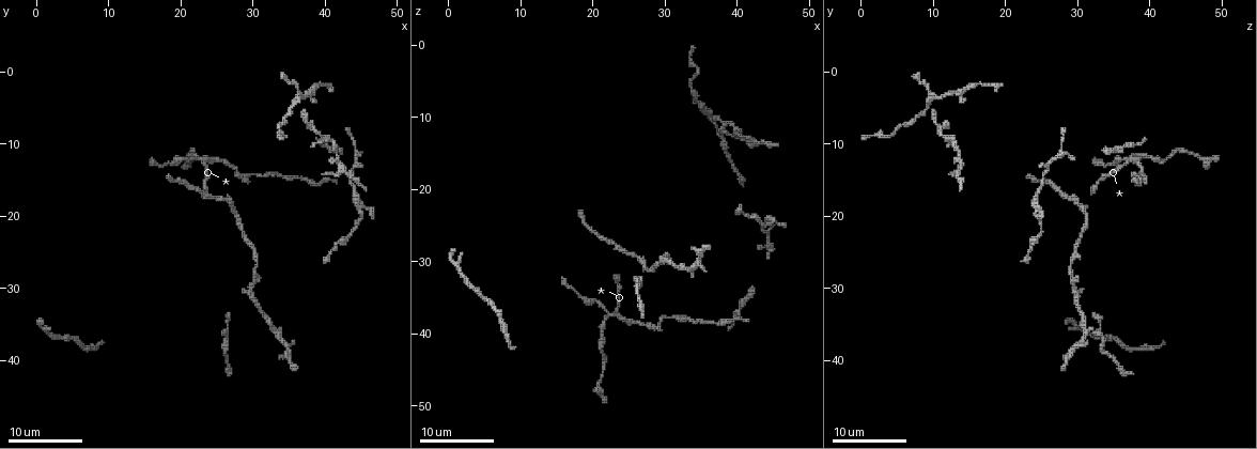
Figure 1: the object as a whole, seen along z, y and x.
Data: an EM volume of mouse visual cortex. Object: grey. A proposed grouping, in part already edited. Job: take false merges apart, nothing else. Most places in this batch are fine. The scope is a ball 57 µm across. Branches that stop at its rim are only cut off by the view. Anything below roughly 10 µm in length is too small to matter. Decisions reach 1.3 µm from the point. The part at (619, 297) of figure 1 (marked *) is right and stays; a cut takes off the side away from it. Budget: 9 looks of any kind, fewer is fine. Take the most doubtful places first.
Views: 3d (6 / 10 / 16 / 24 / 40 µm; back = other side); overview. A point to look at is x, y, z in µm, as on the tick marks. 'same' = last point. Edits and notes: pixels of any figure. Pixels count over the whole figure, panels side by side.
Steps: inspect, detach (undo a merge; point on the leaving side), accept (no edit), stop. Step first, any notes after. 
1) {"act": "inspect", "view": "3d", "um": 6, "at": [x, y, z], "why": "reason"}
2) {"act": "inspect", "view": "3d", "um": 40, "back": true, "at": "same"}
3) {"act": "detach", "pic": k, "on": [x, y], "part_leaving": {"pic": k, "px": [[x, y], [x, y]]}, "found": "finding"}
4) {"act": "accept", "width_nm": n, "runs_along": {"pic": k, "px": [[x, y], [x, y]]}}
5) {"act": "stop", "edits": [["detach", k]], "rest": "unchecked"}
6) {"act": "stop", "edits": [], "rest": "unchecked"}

{"act": "inspect", "view": "3d", "um": 6, "at": [23.0, 12.0, 37.5], "why": "four arms meet"}

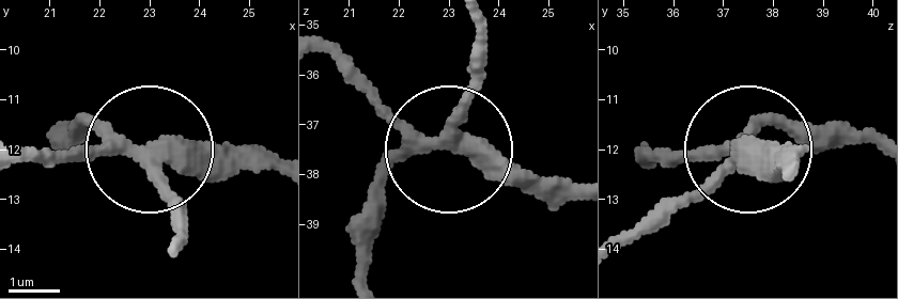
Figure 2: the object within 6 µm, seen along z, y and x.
{"act": "inspect", "view": "3d", "um": 6, "back": true, "at": [23.00, 12.05, 37.35]}

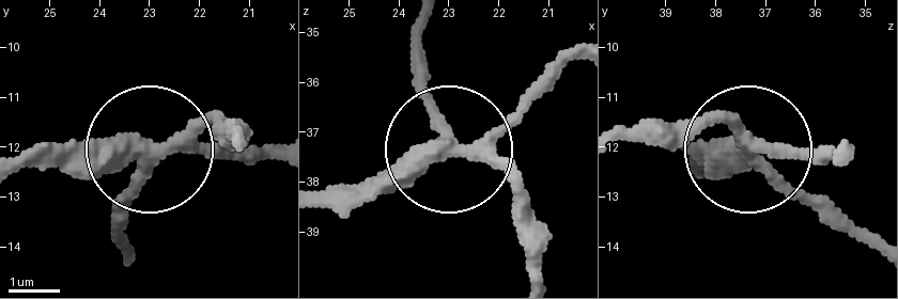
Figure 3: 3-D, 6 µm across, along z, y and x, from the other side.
{"act": "accept", "width_nm": 340, "found": "one neuron here"}

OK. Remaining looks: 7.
{"act": "inspect", "view": "3d", "um": 10, "at": [29.0, 30.5, 30.5]}

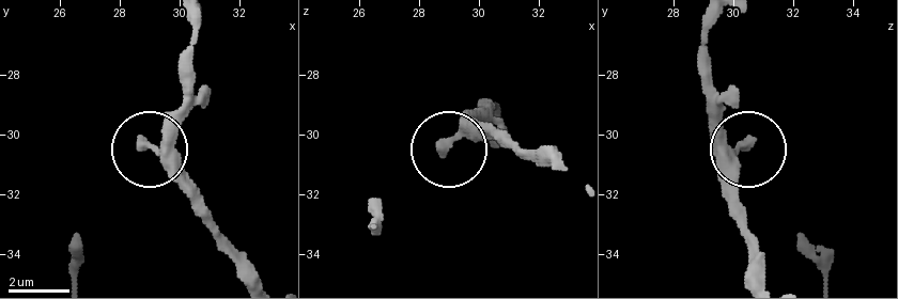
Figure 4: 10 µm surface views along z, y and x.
{"act": "accept", "found": "one neuron here"}

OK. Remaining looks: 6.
{"act": "inspect", "view": "3d", "um": 10, "at": [26.5, 35.0, 33.5], "why": "narrows sharply"}

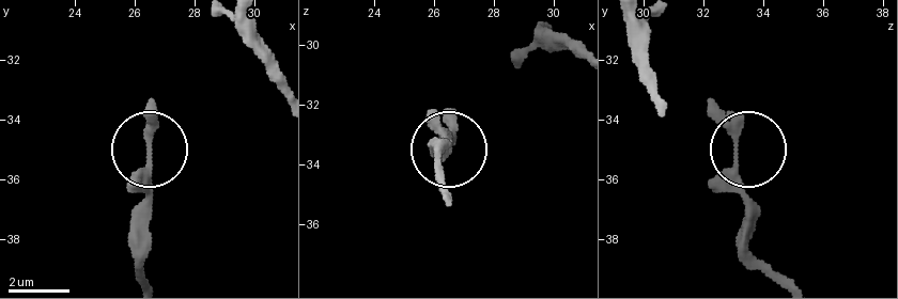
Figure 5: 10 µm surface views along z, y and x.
{"act": "inspect", "view": "3d", "um": 6, "at": [26.5, 35.2, 33.1]}

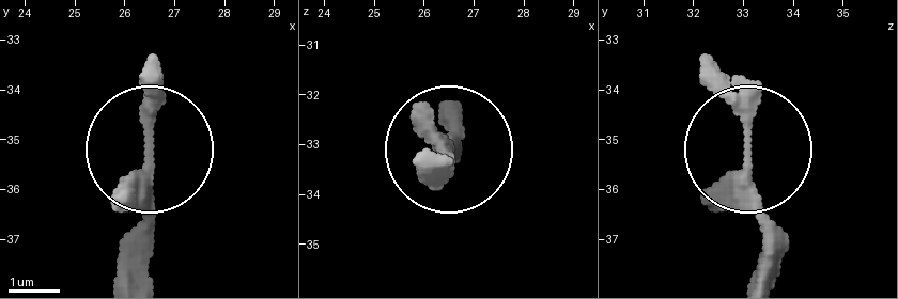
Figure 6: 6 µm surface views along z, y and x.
{"act": "accept", "width_nm": 250, "found": "one neuron here"}

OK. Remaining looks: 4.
{"act": "inspect", "view": "3d", "um": 10, "at": [32.0, 34.5, 30.5], "why": "thick turns thin"}

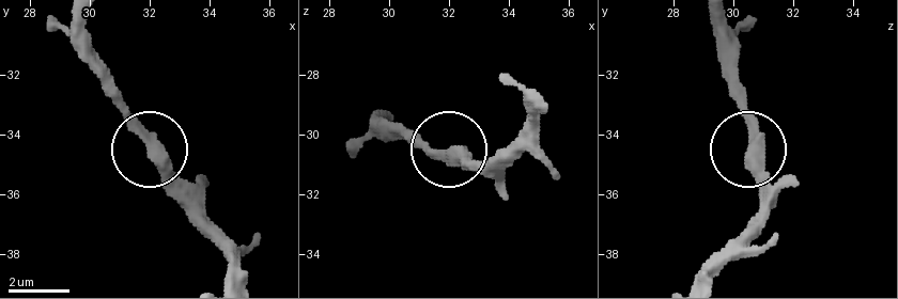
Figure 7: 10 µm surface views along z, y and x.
{"act": "inspect", "view": "3d", "um": 10, "back": true, "at": [32.2, 34.6, 30.7]}

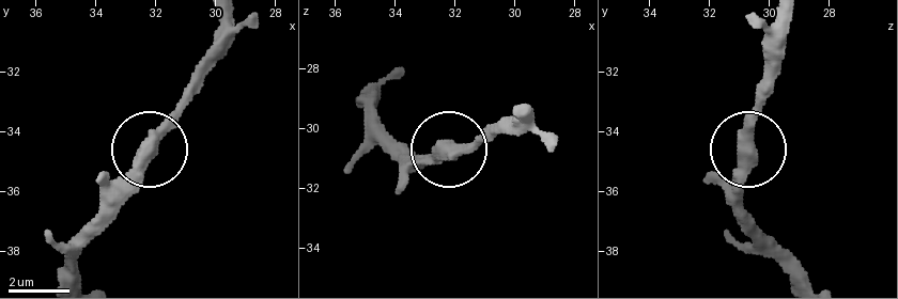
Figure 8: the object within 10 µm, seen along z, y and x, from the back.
{"act": "accept", "width_nm": 420, "runs_along": {"pic": 8, "px": [[220, 21], [218, 60], [143, 167], [84, 225]]}, "found": "one neuron here"}

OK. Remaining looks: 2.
{"act": "stop", "edits": [], "rest": "unchecked"}

